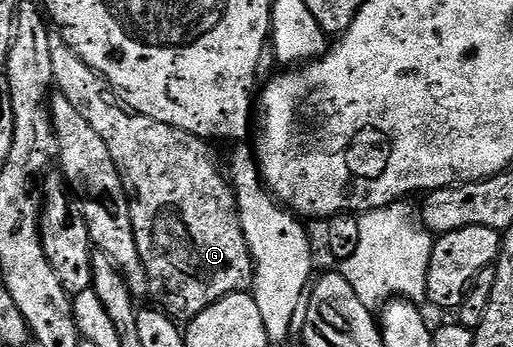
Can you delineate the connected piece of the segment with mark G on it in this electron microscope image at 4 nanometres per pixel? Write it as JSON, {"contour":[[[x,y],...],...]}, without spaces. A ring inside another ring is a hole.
{"contour":[[[56,31],[51,32],[51,71],[60,96],[71,99],[71,107],[99,131],[99,139],[107,143],[107,151],[111,151],[111,159],[115,159],[115,167],[129,196],[135,243],[145,264],[149,284],[161,296],[164,312],[174,319],[192,319],[219,299],[248,290],[254,284],[254,262],[243,235],[241,217],[237,214],[237,195],[226,174],[224,177],[220,167],[213,162],[213,153],[205,146],[208,144],[187,131],[179,131],[179,127],[142,117],[120,104],[112,105],[101,76],[83,63]]]}

